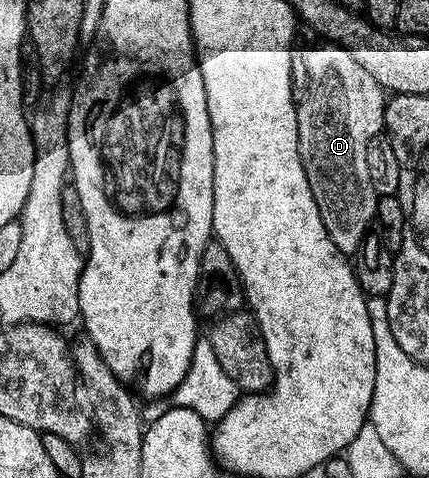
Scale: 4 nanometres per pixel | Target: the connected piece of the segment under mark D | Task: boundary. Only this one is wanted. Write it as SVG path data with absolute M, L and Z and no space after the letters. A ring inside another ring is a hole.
M331 42L321 43L321 48L312 48L304 56L302 67L308 72L307 91L299 97L296 117L298 118L298 142L300 143L300 157L302 158L302 166L306 170L306 178L310 182L310 190L314 202L318 202L318 214L322 214L322 222L326 226L326 230L330 234L330 238L334 242L334 246L338 246L338 250L345 254L355 254L360 248L360 243L368 235L373 227L376 219L376 202L377 195L374 186L370 182L370 170L366 167L366 146L370 146L370 138L381 135L384 127L384 105L386 103L386 92L380 87L378 82L370 76L369 71L361 67L357 60L353 59L353 55L349 50L341 48L337 44Z

